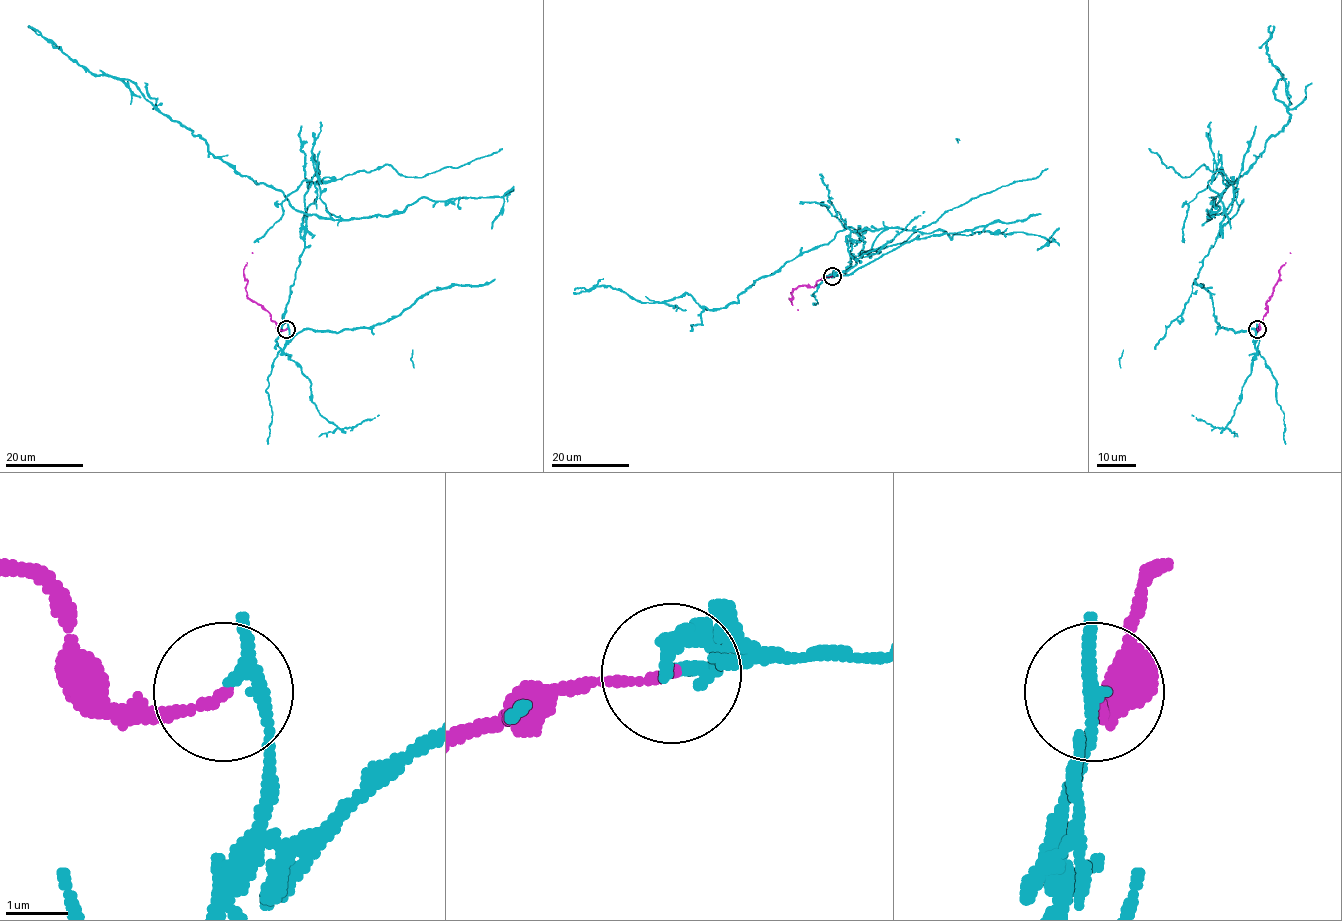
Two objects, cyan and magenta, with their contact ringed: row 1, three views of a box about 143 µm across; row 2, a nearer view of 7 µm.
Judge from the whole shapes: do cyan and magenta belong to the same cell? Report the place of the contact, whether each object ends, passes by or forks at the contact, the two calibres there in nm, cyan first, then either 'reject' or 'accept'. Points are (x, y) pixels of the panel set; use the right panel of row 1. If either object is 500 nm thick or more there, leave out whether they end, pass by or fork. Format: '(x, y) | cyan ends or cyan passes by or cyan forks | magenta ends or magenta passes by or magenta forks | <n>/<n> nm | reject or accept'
(1257, 329) | cyan ends | magenta ends | 280/150 nm | reject

